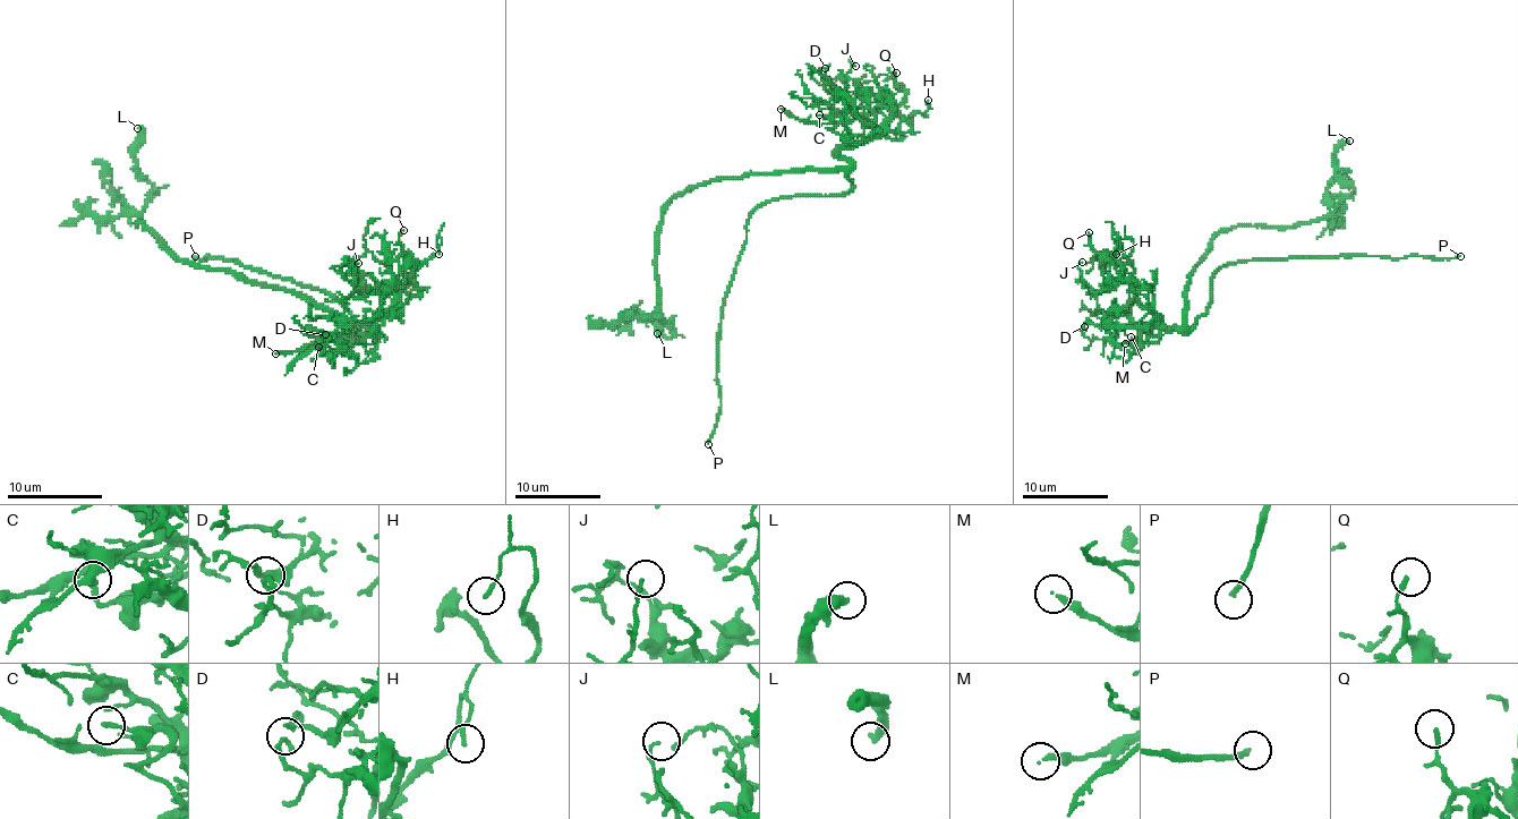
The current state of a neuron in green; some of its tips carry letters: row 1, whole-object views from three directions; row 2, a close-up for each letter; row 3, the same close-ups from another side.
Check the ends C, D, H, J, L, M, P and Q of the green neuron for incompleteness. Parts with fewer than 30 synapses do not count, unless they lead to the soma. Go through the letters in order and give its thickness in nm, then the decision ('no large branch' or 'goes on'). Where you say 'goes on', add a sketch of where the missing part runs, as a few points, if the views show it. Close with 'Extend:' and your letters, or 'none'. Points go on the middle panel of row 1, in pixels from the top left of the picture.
C: calibre 110 nm; no large branch
D: calibre 160 nm; no large branch
H: calibre 130 nm; no large branch
J: calibre 110 nm; no large branch
L: calibre 360 nm; no large branch
M: calibre 240 nm; no large branch
P: calibre 200 nm; goes on; course (708, 444), (706, 461), (716, 471), (740, 491), (761, 495)
Q: calibre 160 nm; no large branch
Extend: P

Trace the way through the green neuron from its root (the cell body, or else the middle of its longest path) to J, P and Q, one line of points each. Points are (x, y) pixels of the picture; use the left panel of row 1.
J: (330, 310), (351, 337), (342, 337), (371, 327), (392, 306), (394, 284), (363, 297), (349, 295), (358, 263)
P: (330, 310), (342, 323), (347, 334), (354, 327), (354, 321), (327, 295), (247, 269), (237, 261), (195, 256)
Q: (330, 310), (351, 337), (342, 337), (371, 327), (392, 306), (412, 271), (399, 242), (403, 230)

